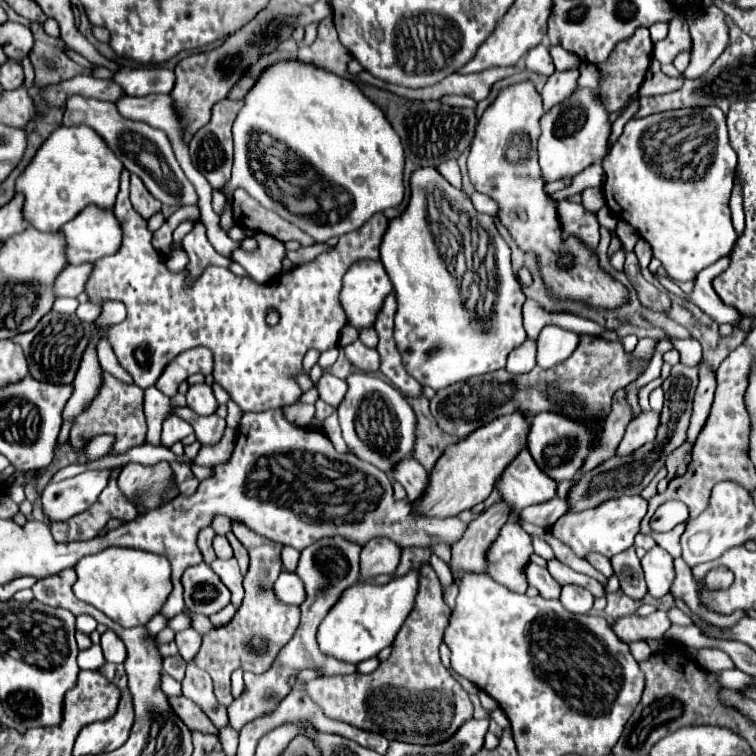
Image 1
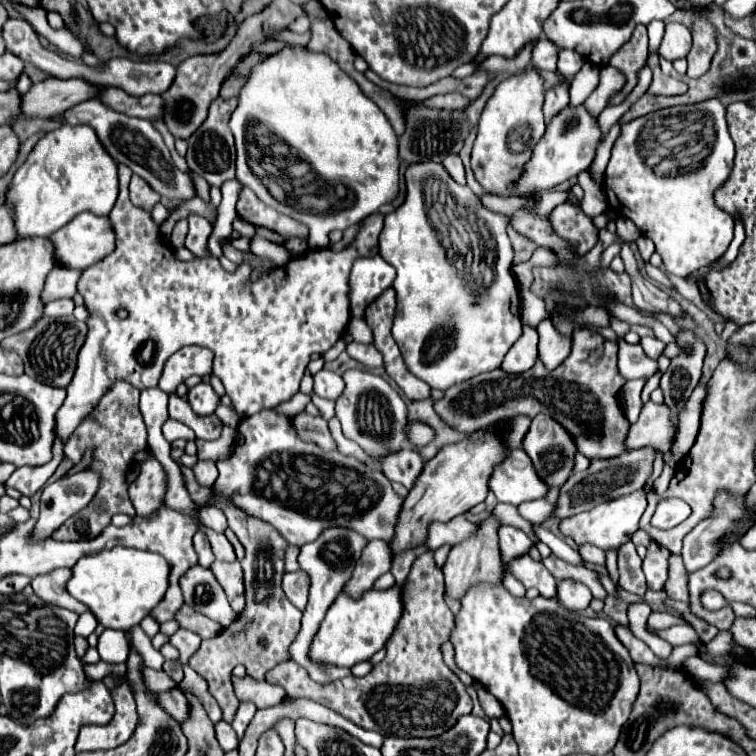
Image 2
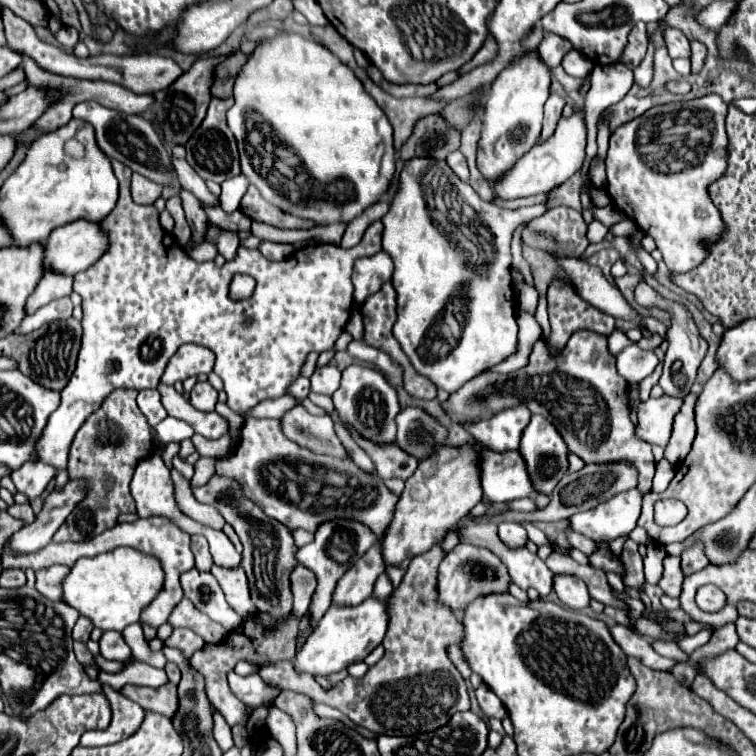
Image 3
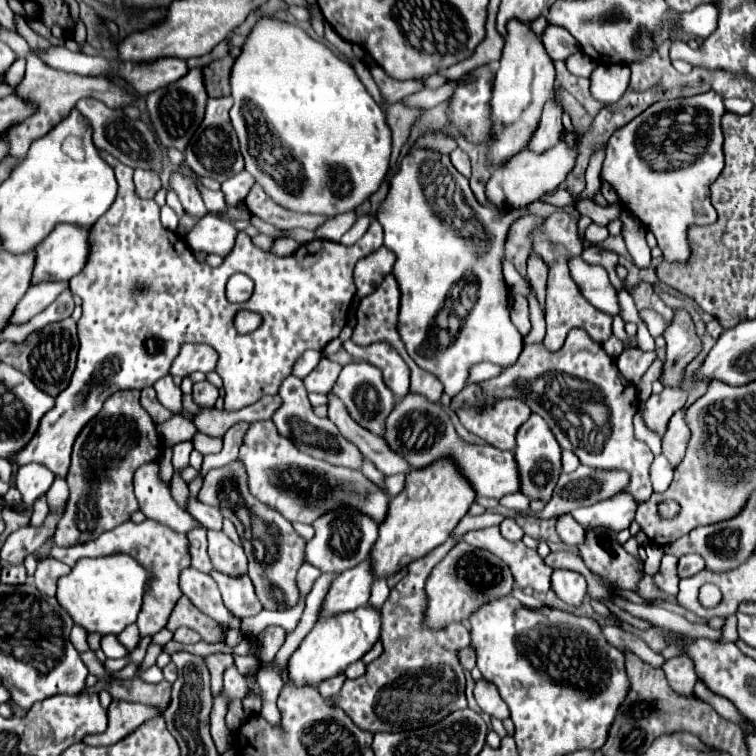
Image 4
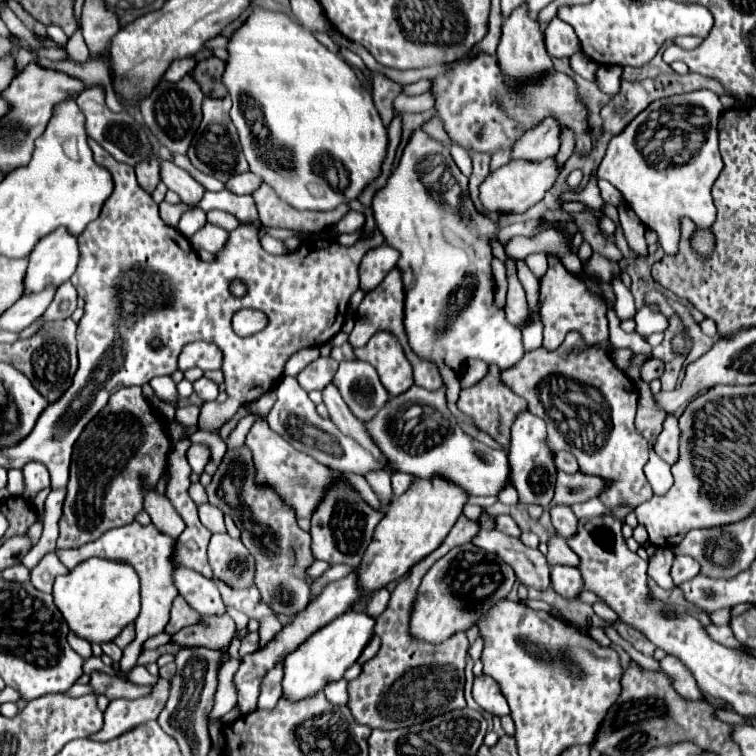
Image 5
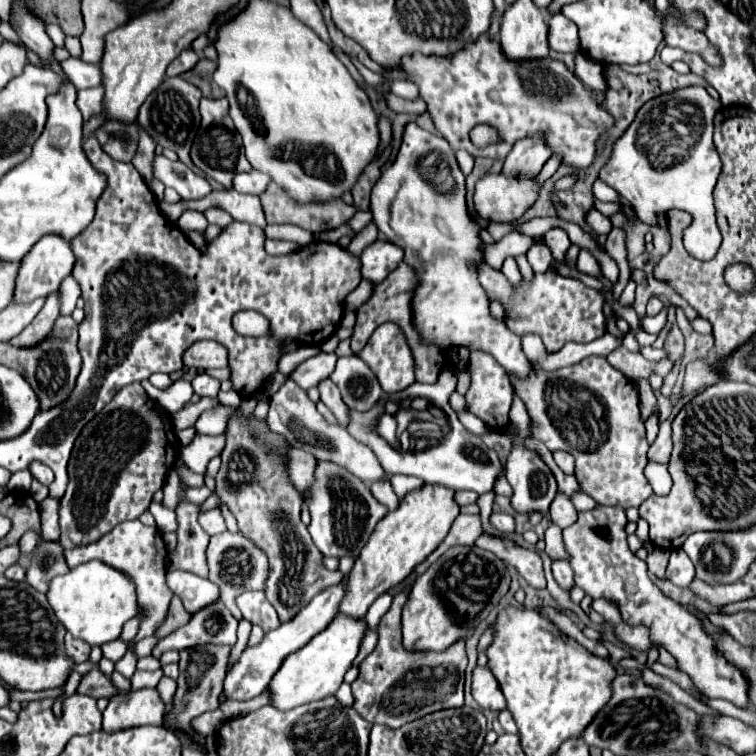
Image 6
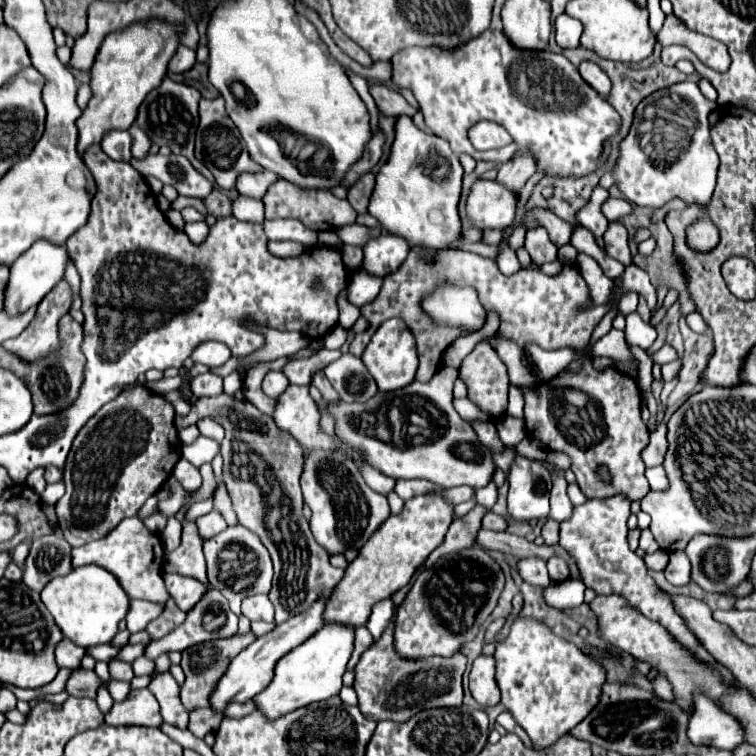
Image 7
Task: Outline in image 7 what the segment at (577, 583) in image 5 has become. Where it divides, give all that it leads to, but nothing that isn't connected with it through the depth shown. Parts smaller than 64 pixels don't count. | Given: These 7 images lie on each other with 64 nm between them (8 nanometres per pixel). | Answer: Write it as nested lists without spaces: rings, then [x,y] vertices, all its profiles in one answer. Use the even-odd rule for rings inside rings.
[[[552,556],[548,560],[548,572],[550,572],[550,578],[554,582],[564,582],[564,580],[570,578],[570,568],[568,568],[566,560],[562,560],[558,556]]]

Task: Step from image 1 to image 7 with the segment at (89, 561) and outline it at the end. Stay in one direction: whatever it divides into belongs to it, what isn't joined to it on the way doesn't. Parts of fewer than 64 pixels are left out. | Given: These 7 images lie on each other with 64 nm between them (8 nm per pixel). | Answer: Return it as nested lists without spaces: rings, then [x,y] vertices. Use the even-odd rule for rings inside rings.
[[[96,564],[80,566],[68,576],[58,576],[48,582],[42,590],[42,602],[54,616],[64,636],[84,648],[110,642],[118,632],[118,624],[130,610],[130,598],[128,594],[124,594],[120,582],[116,582],[116,576]]]

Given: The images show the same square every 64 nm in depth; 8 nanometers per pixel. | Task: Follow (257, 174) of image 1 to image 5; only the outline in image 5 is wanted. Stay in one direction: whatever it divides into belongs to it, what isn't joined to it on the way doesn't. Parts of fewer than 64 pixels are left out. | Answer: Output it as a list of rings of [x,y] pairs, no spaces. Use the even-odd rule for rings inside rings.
[[[256,8],[252,12],[252,16],[246,20],[246,24],[232,36],[230,44],[228,44],[228,50],[230,50],[230,58],[228,58],[228,66],[224,70],[224,76],[222,76],[222,82],[226,84],[226,88],[230,90],[230,98],[234,102],[232,110],[230,110],[230,118],[240,134],[240,144],[242,144],[242,150],[244,150],[244,156],[250,164],[250,172],[254,172],[256,176],[262,178],[262,182],[270,184],[276,192],[276,196],[280,196],[284,202],[288,202],[292,208],[296,210],[332,210],[340,204],[348,204],[352,200],[356,200],[362,190],[374,180],[380,176],[380,168],[382,168],[382,162],[386,158],[386,148],[388,148],[388,132],[380,120],[380,114],[372,102],[372,96],[370,92],[362,86],[358,74],[336,54],[332,54],[326,46],[322,46],[312,32],[308,32],[304,26],[300,26],[298,22],[290,20],[286,14],[282,12],[270,12],[270,10],[262,10],[262,8]],[[306,96],[322,96],[320,100],[296,100],[296,98],[306,98]]]

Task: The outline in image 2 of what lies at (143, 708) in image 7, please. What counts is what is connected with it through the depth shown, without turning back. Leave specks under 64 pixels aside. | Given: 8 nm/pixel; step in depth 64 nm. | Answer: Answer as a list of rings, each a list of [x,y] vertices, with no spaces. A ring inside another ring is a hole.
[[[112,682],[106,684],[114,696],[116,702],[116,714],[114,718],[104,724],[104,726],[84,726],[78,734],[76,742],[76,752],[92,752],[92,750],[110,750],[120,744],[124,744],[136,724],[138,724],[138,712],[136,712],[136,702],[132,696],[132,690],[128,684],[114,686]]]

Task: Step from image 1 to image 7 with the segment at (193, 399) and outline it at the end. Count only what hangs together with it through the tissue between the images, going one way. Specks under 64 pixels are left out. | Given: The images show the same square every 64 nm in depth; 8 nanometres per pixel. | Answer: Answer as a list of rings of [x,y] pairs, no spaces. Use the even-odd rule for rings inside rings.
[[[206,372],[206,374],[196,376],[190,382],[190,388],[192,388],[192,394],[198,398],[200,396],[218,396],[218,394],[222,394],[222,378],[212,372]]]

